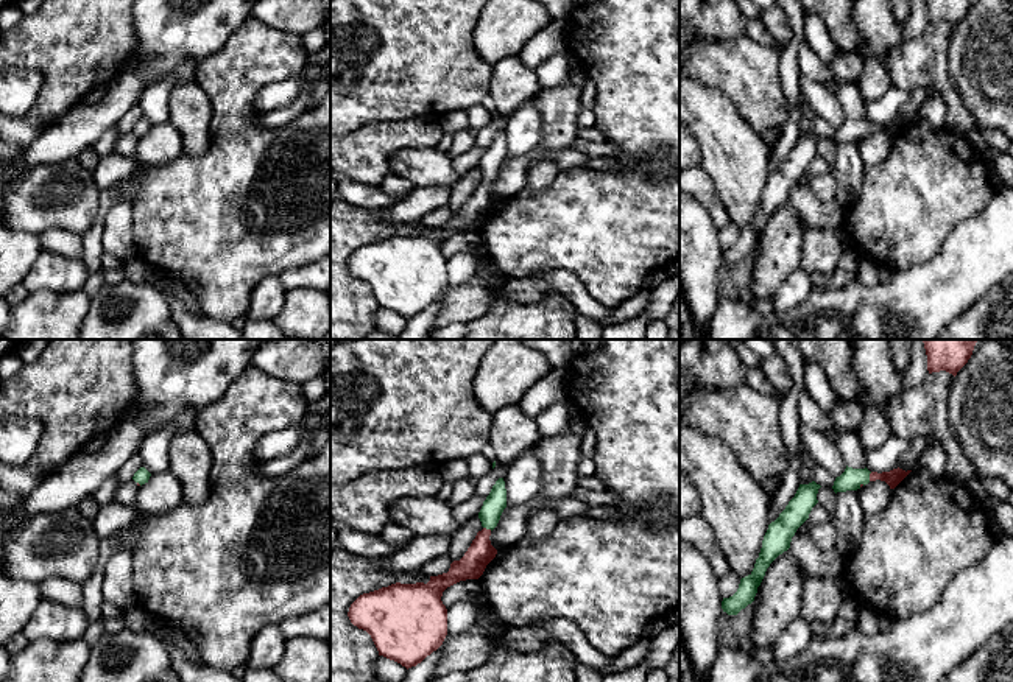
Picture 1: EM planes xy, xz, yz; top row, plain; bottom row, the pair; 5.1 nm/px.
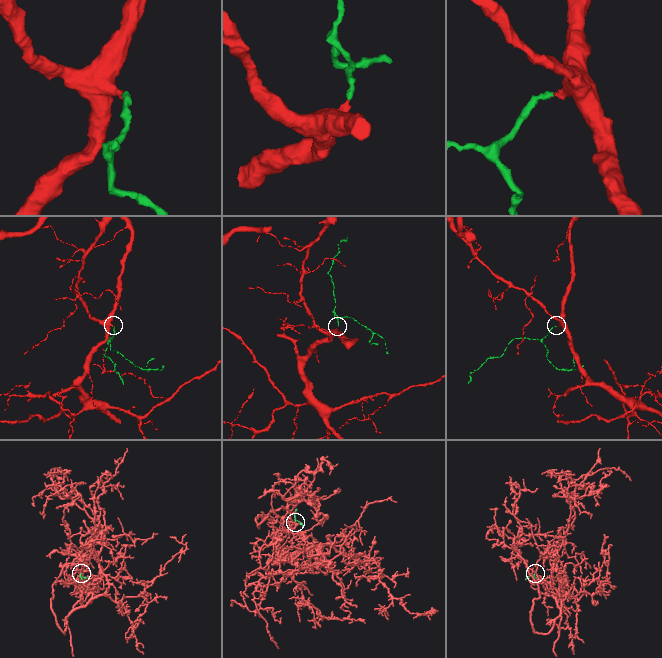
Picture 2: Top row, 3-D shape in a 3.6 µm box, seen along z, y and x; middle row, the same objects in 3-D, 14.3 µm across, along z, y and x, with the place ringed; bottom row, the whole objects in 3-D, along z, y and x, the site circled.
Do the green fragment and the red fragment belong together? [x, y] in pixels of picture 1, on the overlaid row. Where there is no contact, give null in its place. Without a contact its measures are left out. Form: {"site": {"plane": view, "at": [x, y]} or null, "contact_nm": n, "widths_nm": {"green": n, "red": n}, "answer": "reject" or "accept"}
{"site": {"plane": "yz", "at": [868, 477]}, "contact_nm": 50, "widths_nm": {"green": 110, "red": 80}, "answer": "accept"}

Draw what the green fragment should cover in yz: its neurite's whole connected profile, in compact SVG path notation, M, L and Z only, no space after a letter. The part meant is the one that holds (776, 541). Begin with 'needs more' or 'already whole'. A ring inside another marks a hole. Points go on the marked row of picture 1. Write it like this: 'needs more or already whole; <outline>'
already whole; M815 481L799 484L785 509L768 525L753 571L740 579L739 589L732 596L723 598L723 612L737 615L754 601L757 587L761 585L767 568L779 554L790 548L796 529L809 519L812 508L818 503L817 494L820 487L821 486Z

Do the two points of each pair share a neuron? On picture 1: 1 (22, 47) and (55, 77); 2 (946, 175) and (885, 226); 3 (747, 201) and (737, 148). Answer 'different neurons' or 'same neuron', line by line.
1: same neuron
2: same neuron
3: same neuron

